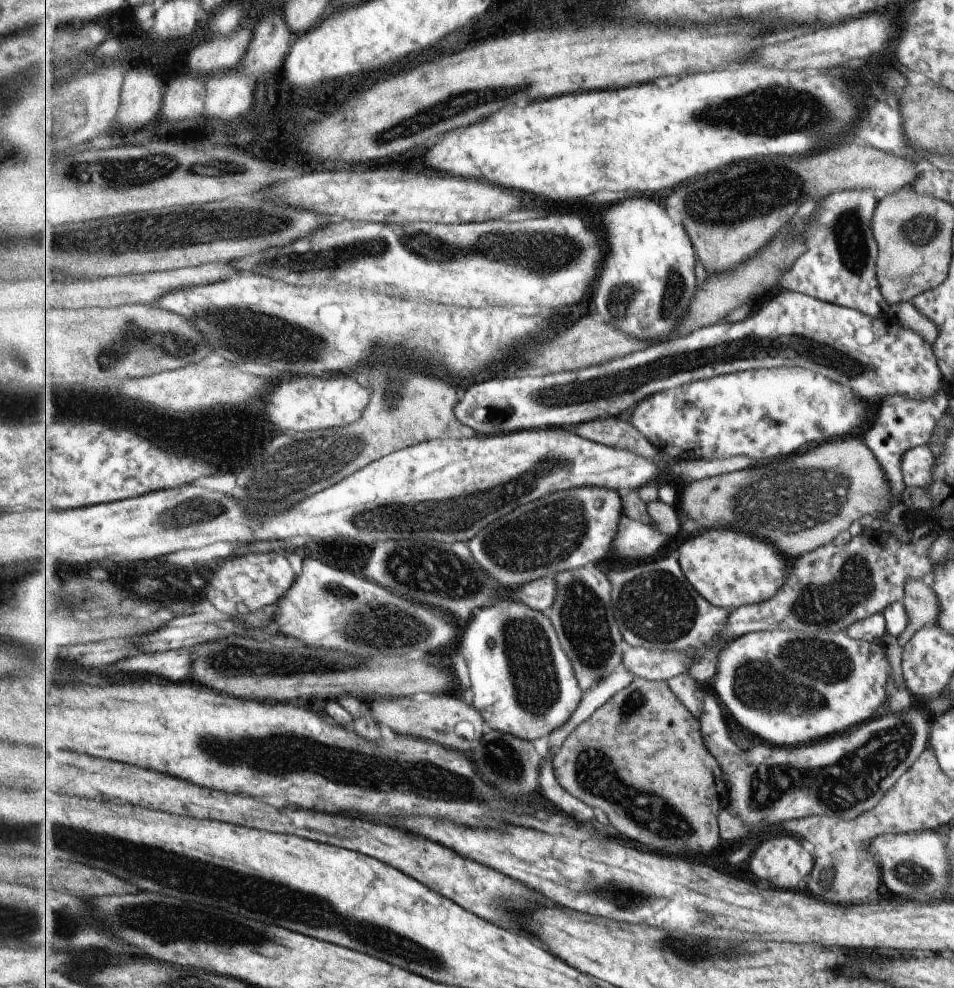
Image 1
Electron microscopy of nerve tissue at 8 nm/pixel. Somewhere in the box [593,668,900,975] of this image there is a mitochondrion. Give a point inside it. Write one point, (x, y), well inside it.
(684, 950)

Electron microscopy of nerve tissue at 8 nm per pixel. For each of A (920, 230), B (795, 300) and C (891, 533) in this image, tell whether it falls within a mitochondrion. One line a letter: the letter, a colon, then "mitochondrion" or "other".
A: mitochondrion
B: other
C: other

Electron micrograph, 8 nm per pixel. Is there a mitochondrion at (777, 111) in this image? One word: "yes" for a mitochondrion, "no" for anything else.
yes

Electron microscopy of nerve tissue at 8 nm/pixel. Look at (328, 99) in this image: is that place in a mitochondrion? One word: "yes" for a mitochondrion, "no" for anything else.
no

